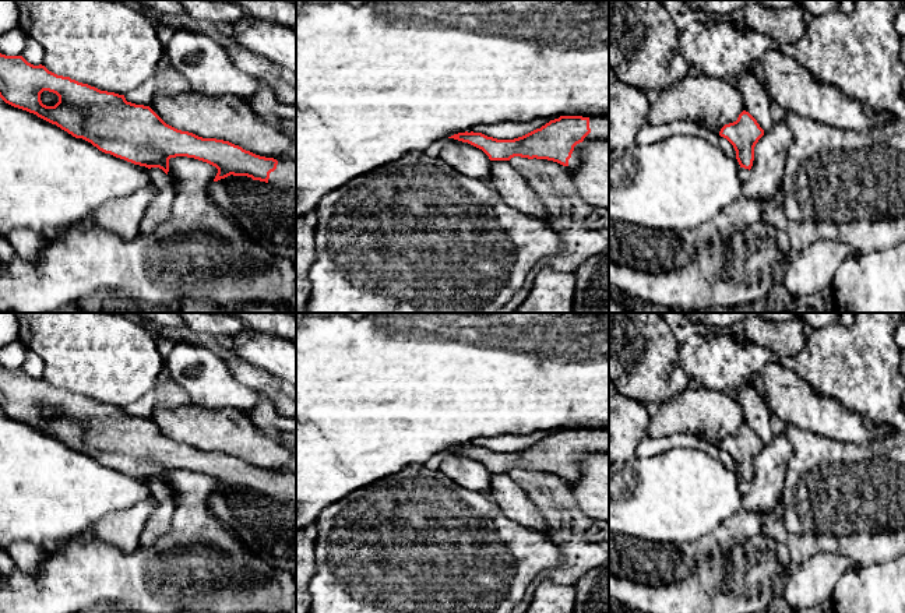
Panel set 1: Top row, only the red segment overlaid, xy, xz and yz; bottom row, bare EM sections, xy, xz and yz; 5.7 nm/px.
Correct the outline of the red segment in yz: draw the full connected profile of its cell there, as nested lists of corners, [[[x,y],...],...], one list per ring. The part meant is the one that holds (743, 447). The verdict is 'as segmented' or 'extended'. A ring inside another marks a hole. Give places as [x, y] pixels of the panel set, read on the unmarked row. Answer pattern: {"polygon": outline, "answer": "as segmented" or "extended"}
{"polygon": [[[743,423],[736,434],[721,441],[719,448],[733,458],[740,480],[750,483],[754,473],[754,459],[764,448],[764,443],[757,433]]], "answer": "as segmented"}

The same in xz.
{"polygon": [[[560,429],[514,452],[497,452],[482,445],[458,445],[448,451],[482,462],[490,473],[510,473],[514,469],[547,472],[563,479],[580,478],[578,462],[594,454],[609,454],[609,429]]], "answer": "extended"}

